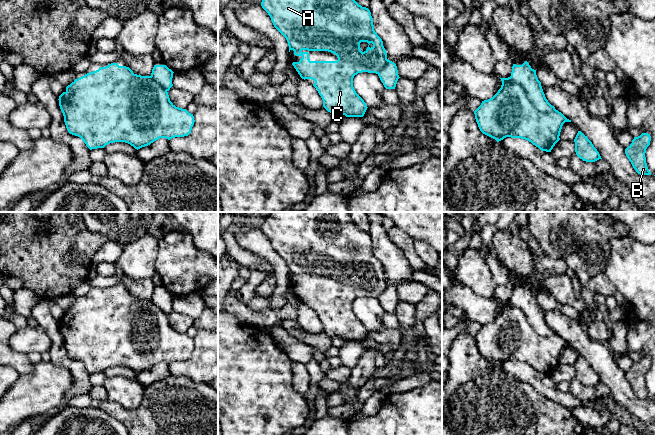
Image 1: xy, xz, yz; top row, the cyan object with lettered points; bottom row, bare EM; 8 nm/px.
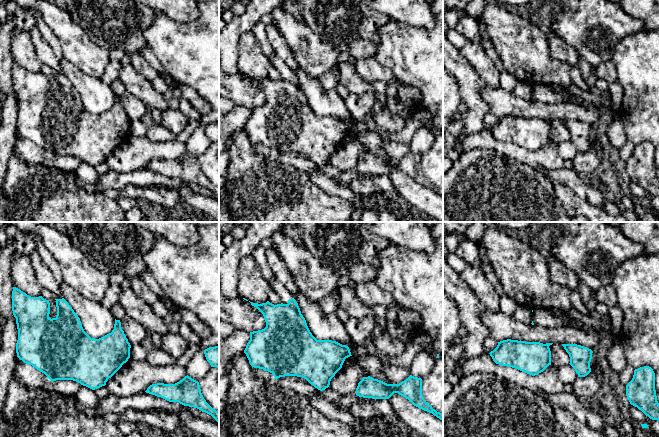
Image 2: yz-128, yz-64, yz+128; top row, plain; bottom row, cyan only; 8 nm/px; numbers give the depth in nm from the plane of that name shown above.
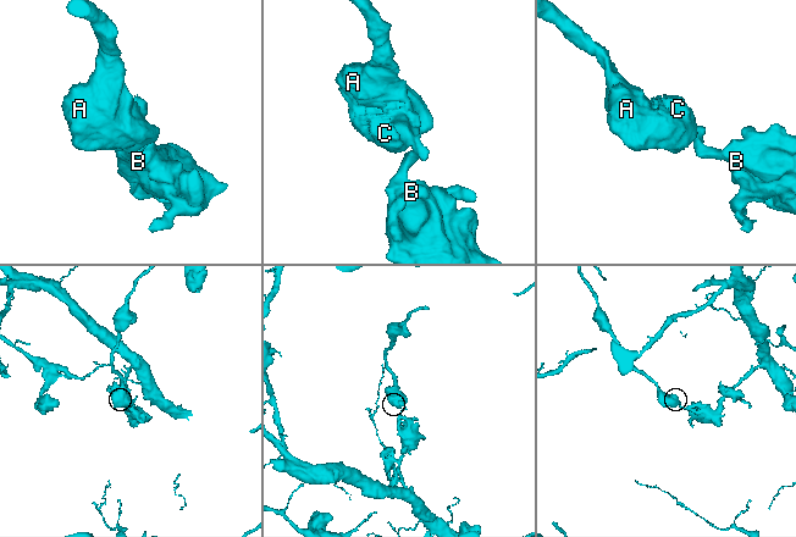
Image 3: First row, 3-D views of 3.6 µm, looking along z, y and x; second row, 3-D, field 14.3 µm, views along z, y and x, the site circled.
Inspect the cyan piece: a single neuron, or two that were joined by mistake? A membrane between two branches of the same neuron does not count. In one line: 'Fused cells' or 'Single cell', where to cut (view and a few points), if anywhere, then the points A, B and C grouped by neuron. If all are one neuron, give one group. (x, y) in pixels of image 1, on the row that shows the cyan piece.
Fused cells. Split along yz (509, 77), (522, 87), (538, 110), (555, 110). Groups: A C / B

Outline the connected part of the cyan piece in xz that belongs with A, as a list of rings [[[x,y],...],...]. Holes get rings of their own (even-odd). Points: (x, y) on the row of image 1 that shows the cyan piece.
[[[262,0],[261,6],[270,16],[274,27],[286,38],[289,46],[289,52],[293,50],[294,55],[302,57],[299,62],[293,62],[292,65],[302,79],[312,79],[315,81],[313,86],[317,89],[319,95],[323,100],[323,107],[332,114],[339,112],[346,117],[363,117],[368,107],[364,100],[356,93],[353,87],[353,78],[355,75],[362,72],[377,74],[388,61],[387,53],[383,46],[383,41],[374,30],[373,18],[371,16],[370,10],[366,7],[362,7],[355,0]],[[309,51],[328,51],[334,53],[337,56],[338,60],[311,61],[309,59]]]

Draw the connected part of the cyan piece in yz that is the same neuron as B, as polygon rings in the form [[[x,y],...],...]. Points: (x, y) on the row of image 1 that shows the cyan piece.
[[[642,133],[640,136],[634,137],[632,143],[625,149],[627,158],[640,175],[651,175],[645,157],[646,149],[650,145],[650,141],[650,134]]]

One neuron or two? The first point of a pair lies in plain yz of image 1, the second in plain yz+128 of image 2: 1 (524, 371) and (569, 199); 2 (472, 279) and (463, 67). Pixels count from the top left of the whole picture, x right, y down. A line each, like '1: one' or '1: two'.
1: two
2: two

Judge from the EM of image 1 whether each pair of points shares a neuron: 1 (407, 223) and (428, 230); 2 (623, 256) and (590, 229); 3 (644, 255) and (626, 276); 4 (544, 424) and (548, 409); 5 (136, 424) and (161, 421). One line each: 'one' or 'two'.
1: one
2: two
3: one
4: one
5: one

